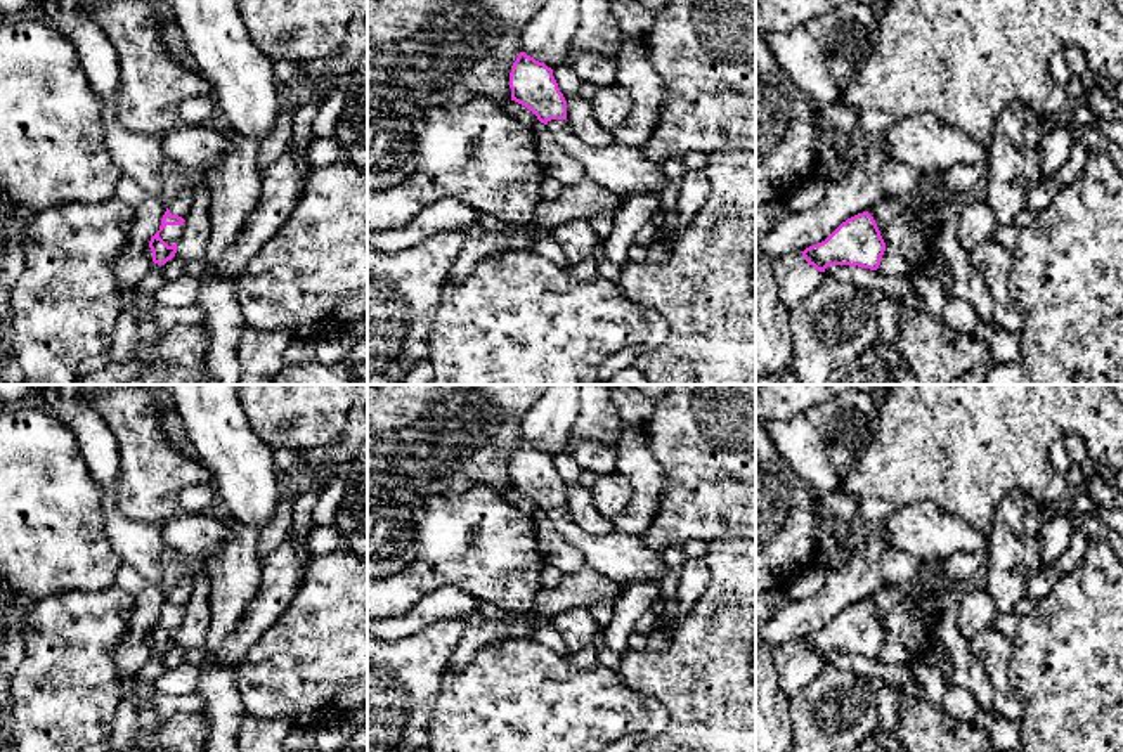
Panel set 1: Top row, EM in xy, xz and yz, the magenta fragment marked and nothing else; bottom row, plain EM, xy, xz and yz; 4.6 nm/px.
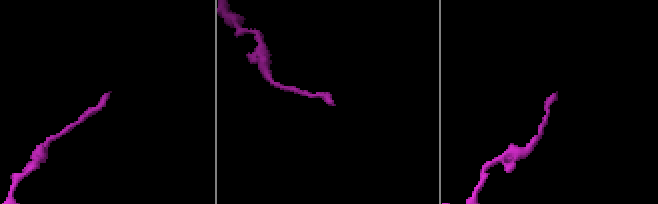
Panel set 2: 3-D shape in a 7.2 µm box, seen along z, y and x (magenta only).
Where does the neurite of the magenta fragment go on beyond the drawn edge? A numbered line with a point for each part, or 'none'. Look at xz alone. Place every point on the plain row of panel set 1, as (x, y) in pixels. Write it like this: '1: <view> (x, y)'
1: xz (621, 557)

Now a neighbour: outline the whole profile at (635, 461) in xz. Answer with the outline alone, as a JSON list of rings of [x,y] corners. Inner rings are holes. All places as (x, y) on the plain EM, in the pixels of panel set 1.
[[[626,423],[615,449],[615,471],[631,482],[634,494],[617,515],[613,525],[619,532],[643,535],[652,525],[659,506],[664,471],[648,449],[646,426],[643,423]]]

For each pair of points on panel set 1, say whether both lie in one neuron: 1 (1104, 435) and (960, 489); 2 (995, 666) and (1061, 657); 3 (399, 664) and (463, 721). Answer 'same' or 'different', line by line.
1: same
2: different
3: different

